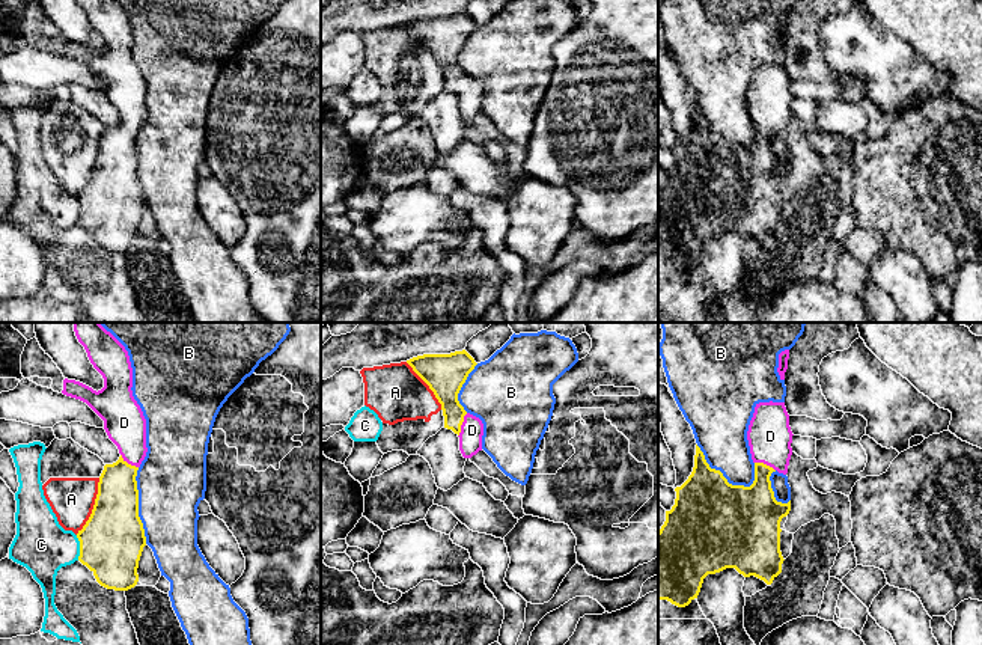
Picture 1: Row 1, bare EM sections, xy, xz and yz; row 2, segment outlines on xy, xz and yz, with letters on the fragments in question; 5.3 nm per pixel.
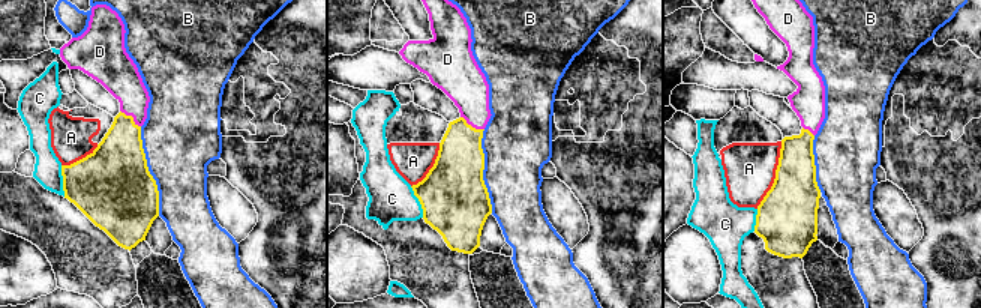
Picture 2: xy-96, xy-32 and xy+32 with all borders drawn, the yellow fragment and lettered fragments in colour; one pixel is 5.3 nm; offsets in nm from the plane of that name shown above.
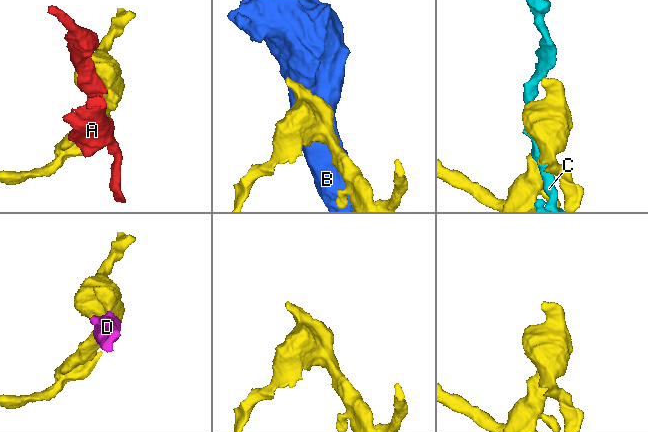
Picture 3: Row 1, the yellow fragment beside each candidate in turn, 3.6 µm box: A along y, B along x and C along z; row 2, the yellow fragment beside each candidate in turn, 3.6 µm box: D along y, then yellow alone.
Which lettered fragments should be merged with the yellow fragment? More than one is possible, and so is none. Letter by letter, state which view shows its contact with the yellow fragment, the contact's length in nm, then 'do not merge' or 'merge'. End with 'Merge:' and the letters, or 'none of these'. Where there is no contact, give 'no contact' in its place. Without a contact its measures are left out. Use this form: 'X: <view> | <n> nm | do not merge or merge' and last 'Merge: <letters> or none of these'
A: xy | 340 nm | do not merge
B: yz | 380 nm | do not merge
C: xy | 140 nm | do not merge
D: xz | 140 nm | merge
Merge: D

